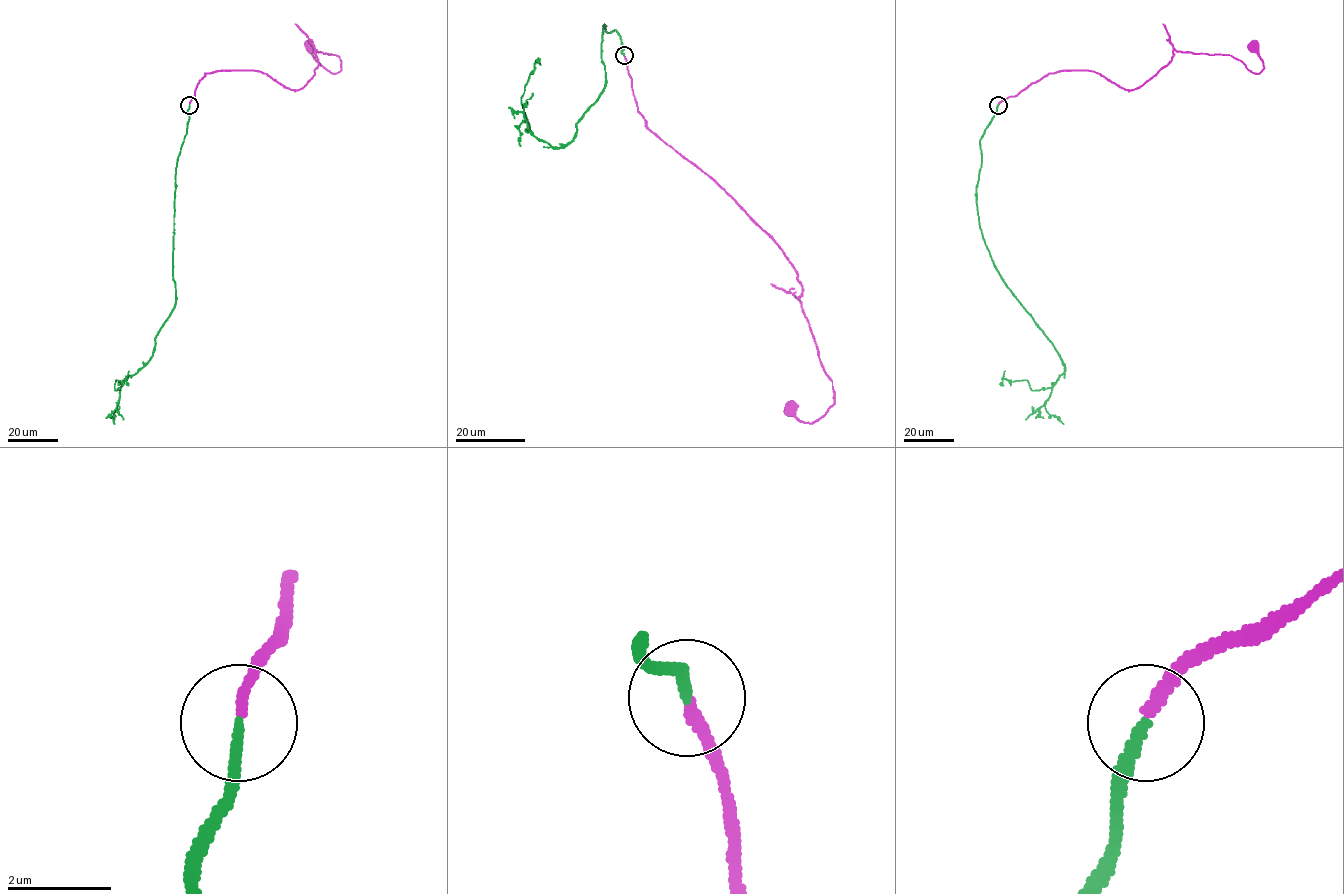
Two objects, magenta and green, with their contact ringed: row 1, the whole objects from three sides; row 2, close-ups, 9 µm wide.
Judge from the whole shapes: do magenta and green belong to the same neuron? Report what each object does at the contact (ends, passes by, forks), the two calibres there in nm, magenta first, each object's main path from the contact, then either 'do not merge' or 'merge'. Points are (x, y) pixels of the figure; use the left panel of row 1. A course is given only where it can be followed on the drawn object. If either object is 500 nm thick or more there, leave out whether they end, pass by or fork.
magenta ends | green ends | 200/200 nm | magenta via (189, 104), (206, 73), (257, 70), (301, 88), (315, 50), (341, 70), (309, 46) | green via (189, 105), (176, 166), (175, 305), (155, 338), (152, 356), (115, 390), (116, 380), (123, 382), (129, 371) | merge

